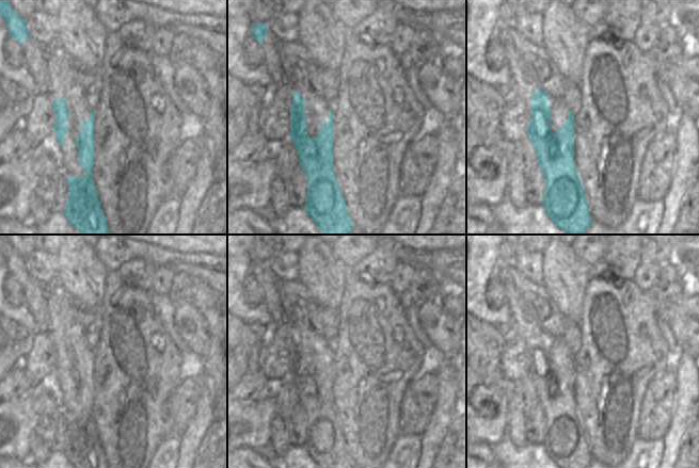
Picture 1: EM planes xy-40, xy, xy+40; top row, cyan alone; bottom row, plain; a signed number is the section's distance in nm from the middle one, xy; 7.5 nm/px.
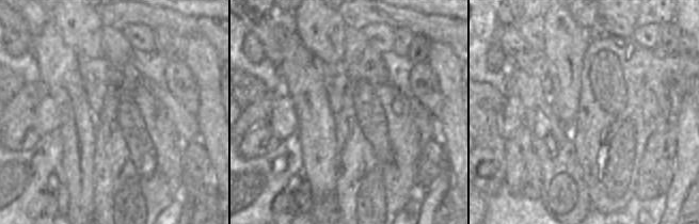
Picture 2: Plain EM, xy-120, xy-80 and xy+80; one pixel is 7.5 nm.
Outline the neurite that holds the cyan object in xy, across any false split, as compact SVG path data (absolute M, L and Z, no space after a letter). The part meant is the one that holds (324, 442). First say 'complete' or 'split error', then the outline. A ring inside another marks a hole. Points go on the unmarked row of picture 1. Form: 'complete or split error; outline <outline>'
complete; outline M297 329L290 343L289 372L299 391L299 405L307 417L307 434L303 447L318 468L354 468L333 408L333 351L329 349L329 359L320 366L318 376L313 377L305 364L304 342L305 338Z

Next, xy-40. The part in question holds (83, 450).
complete; outline M94 350L90 359L81 361L79 376L75 378L79 389L79 404L85 408L84 416L66 416L68 438L64 453L75 468L108 468L96 425L92 419L94 404Z

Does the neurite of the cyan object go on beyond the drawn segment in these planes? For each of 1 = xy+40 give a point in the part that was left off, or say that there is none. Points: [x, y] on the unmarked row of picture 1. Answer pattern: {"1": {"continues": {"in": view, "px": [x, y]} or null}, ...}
{"1": {"continues": null}}

